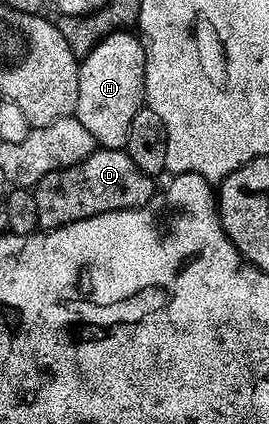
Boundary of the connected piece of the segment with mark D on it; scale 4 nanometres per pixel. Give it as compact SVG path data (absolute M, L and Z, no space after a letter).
M96 149L80 163L63 167L60 171L51 171L40 183L35 184L33 192L37 203L38 226L54 229L101 213L146 207L156 198L155 183L152 176L137 169L126 150Z

